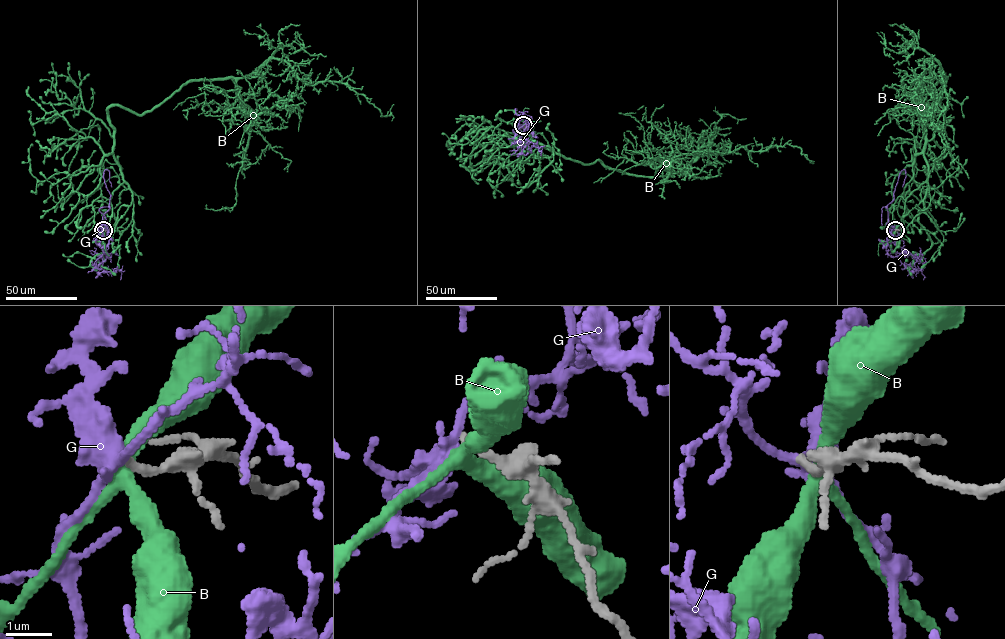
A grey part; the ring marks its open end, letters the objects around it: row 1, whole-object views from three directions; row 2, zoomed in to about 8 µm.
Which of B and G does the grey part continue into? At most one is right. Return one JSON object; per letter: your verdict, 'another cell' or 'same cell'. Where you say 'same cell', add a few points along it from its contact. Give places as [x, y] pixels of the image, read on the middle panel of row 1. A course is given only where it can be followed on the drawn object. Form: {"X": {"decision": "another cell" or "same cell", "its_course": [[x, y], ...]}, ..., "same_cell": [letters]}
{"B": {"decision": "another cell"}, "G": {"decision": "same cell", "its_course": [[522, 125], [526, 120], [521, 117], [530, 117], [514, 132], [514, 142], [527, 140], [540, 153]]}, "same_cell": ["G"]}

